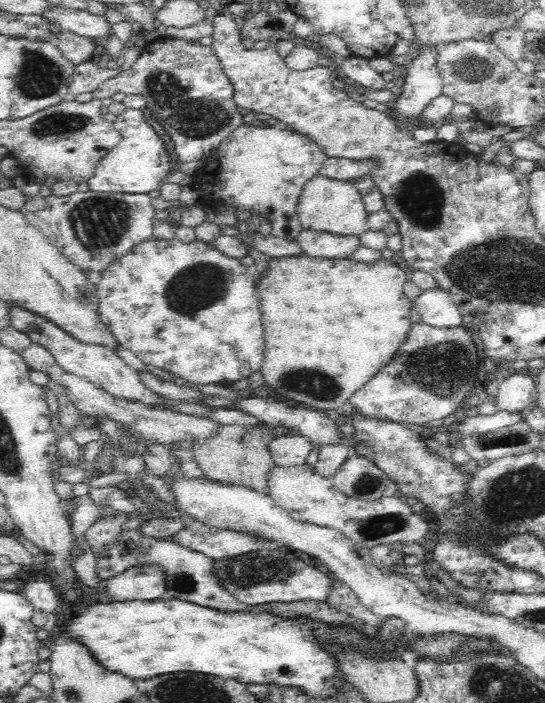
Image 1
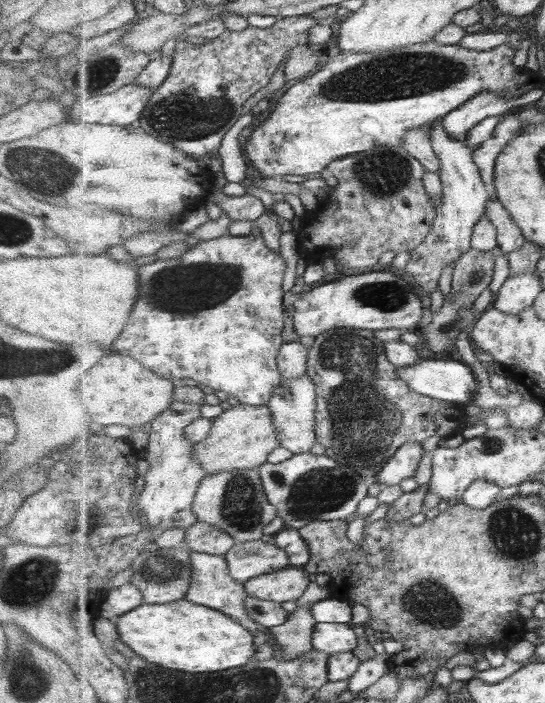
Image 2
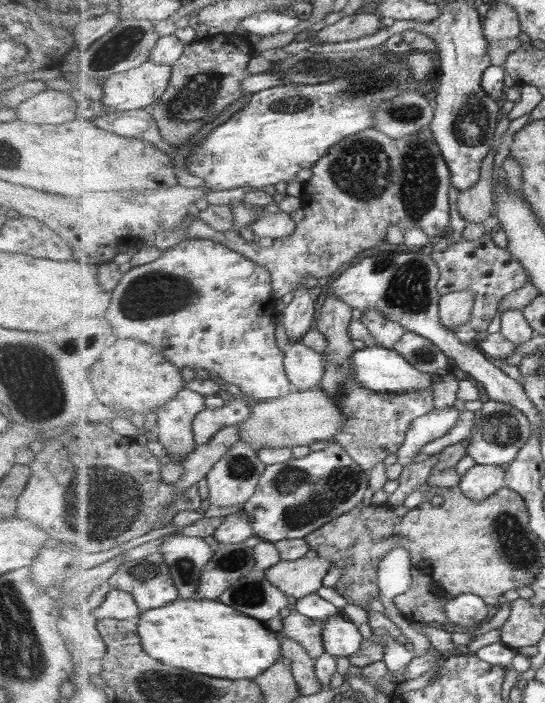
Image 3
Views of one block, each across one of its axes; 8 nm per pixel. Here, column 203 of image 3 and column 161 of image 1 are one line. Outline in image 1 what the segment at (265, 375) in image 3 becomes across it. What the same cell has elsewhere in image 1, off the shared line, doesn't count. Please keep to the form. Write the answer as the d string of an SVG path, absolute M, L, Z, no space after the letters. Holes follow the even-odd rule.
M173 236L169 240L152 238L136 245L128 254L112 260L108 266L104 267L104 270L100 270L100 280L96 284L99 296L99 319L114 333L117 342L131 350L145 365L150 364L150 366L162 368L190 384L220 383L227 386L236 380L242 380L242 378L248 378L250 374L254 374L264 360L264 330L262 330L262 322L260 322L260 300L258 300L258 294L254 288L254 280L253 267L243 265L237 258L224 256L212 249L207 242L196 239L188 244Z

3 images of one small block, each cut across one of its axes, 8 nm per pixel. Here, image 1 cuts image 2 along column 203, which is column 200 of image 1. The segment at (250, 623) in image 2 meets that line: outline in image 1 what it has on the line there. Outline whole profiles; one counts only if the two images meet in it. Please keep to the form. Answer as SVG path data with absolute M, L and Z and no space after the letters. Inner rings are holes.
M140 529L122 530L116 534L114 542L104 544L104 548L96 555L96 575L100 580L108 580L126 572L132 566L156 566L164 572L166 581L166 592L162 599L176 599L186 602L216 608L216 610L250 610L248 605L236 601L236 598L228 594L220 585L218 577L213 574L212 558L208 558L200 552L176 543L170 538L162 540L152 536L144 536Z

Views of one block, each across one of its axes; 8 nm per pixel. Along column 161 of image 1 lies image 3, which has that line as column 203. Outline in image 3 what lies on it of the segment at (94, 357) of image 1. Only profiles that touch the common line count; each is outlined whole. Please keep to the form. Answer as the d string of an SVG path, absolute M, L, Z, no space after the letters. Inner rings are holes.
M183 389L174 401L156 410L158 441L165 449L165 455L174 457L181 465L196 451L198 445L194 436L194 421L206 408L206 396L191 389Z

